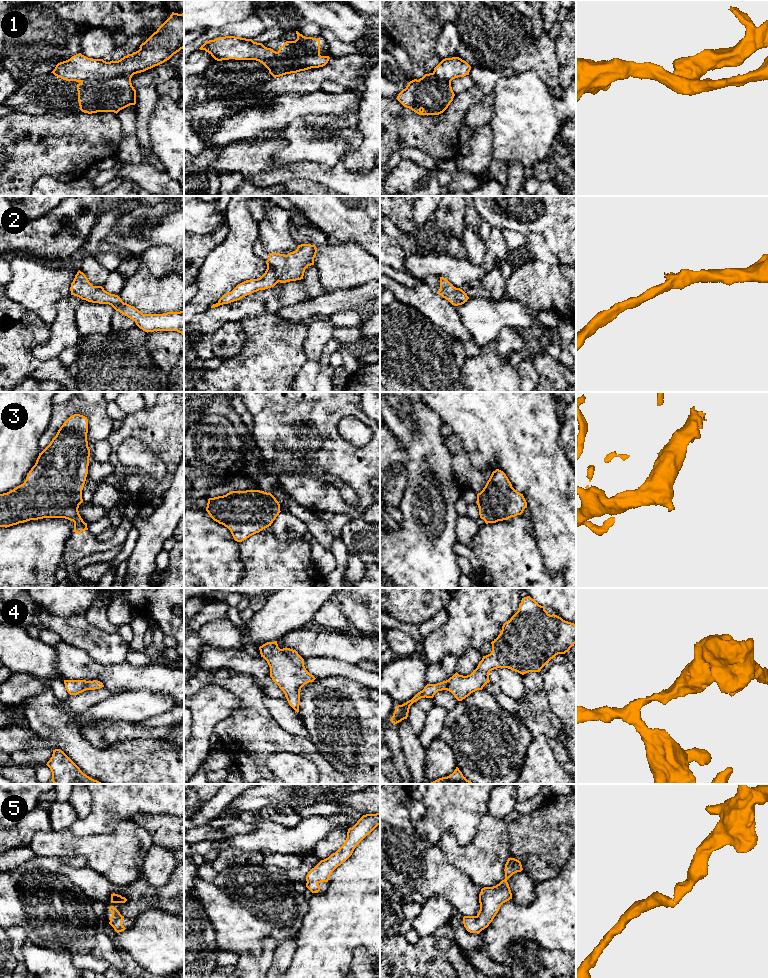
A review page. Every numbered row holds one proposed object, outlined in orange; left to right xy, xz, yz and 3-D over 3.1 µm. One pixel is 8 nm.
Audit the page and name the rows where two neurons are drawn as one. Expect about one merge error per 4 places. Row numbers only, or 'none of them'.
1

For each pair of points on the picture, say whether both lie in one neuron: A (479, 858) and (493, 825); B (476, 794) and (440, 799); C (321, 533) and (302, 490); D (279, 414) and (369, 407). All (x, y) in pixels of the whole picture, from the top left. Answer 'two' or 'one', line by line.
A: one
B: one
C: two
D: two

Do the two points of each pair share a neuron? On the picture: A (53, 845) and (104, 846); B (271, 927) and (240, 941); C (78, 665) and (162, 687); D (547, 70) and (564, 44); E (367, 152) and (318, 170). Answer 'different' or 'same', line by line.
A: same
B: same
C: same
D: different
E: different

